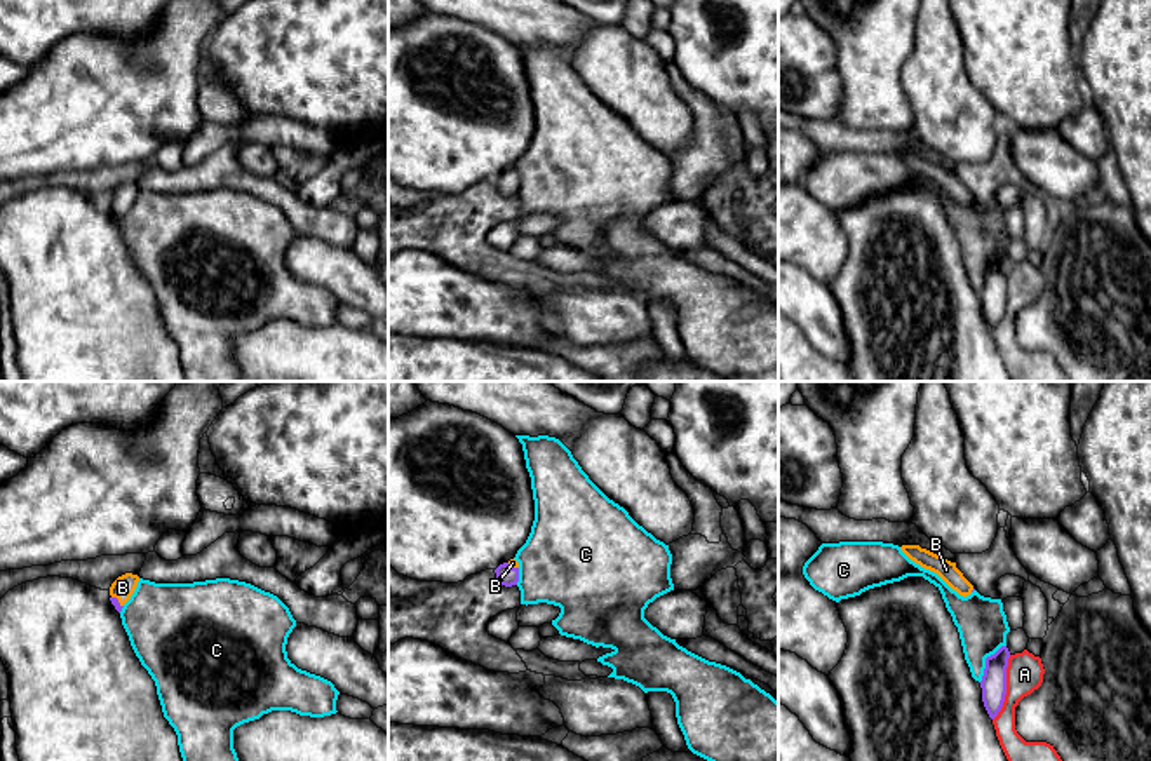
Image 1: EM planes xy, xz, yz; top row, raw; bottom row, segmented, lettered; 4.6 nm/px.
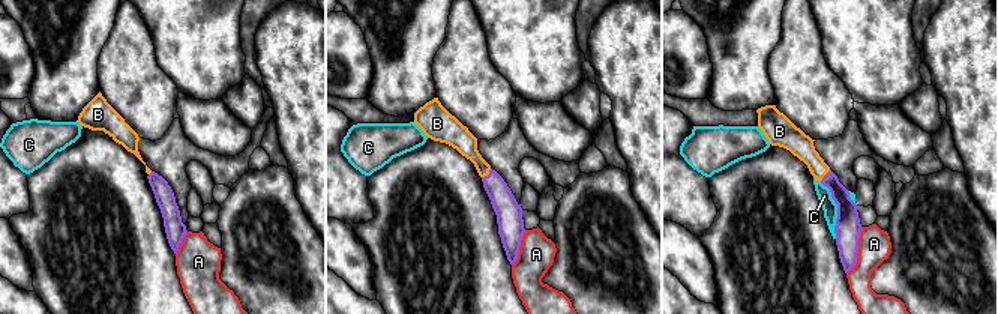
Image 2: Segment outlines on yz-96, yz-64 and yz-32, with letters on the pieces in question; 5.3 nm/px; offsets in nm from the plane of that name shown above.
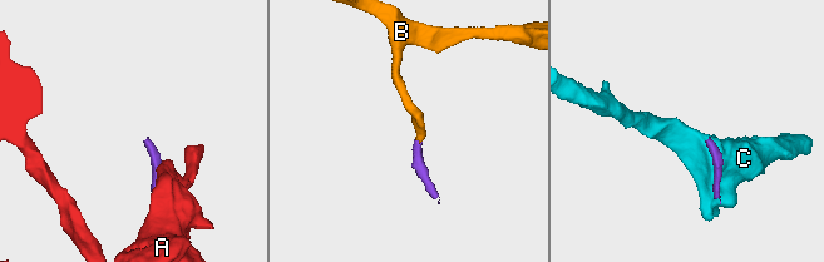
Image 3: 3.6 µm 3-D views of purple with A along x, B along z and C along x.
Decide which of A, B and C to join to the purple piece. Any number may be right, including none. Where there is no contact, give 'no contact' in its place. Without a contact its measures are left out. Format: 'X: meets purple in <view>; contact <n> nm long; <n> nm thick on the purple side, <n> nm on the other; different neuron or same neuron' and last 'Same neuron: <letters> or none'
A: meets purple in yz; contact 320 nm long; 120 nm thick on the purple side, 170 nm on the other; different neuron
B: meets purple in xy; contact 80 nm long; 40 nm thick on the purple side, 100 nm on the other; same neuron
C: meets purple in yz; contact 220 nm long; 120 nm thick on the purple side, 220 nm on the other; different neuron
Same neuron: B

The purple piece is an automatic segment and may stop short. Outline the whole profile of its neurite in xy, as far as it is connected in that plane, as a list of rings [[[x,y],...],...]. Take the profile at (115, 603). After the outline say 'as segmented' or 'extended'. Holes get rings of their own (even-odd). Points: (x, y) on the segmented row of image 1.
[[[125,573],[118,576],[110,587],[110,601],[115,609],[120,613],[124,604],[131,599],[138,587],[139,576],[132,573]]]; extended

